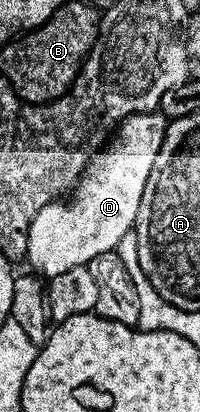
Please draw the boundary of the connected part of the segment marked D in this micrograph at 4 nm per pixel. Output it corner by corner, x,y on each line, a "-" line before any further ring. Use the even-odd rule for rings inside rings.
159,112
132,114
129,118
125,118
115,131
116,139
105,150
97,149
89,157
88,167
81,174
71,195
72,202
60,200
51,202
49,206
38,212
38,216
34,216
28,229
26,262
33,266
29,267
37,275
51,280
62,272
70,272
70,268
87,266
90,260
94,260
94,256
102,256
102,252
115,250
122,236
126,236
126,232
136,225
138,204
142,204
142,192
146,188
150,168
154,168
154,156
158,156
158,148
162,148
165,129
166,119

